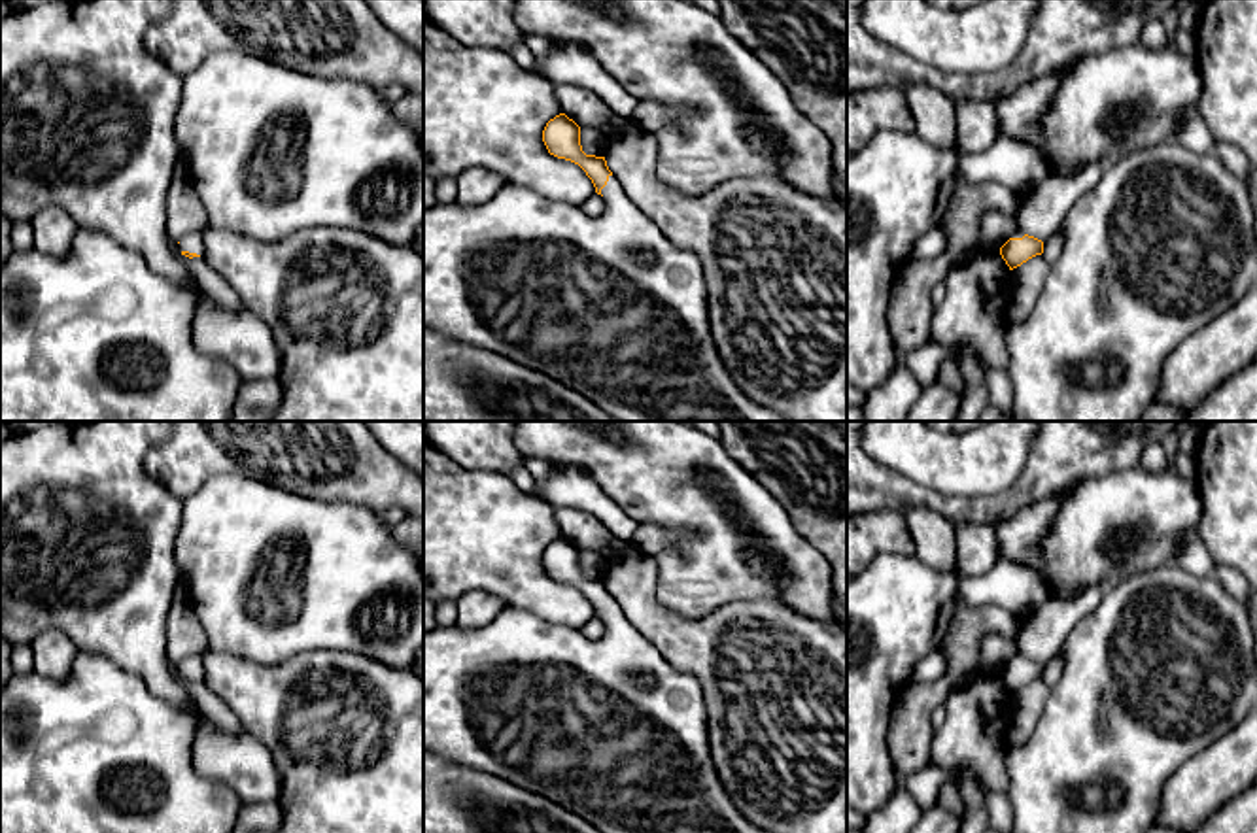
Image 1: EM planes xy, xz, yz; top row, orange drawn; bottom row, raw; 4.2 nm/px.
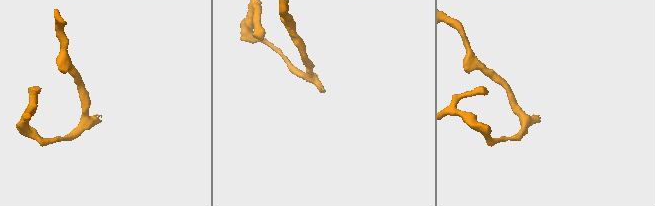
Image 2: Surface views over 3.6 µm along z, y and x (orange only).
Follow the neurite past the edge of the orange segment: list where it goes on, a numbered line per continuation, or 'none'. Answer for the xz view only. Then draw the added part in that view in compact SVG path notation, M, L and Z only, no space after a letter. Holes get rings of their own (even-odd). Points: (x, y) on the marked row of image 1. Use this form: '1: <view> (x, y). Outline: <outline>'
1: xz (607, 305). Outline: M616 176L601 189L605 210L588 215L580 206L552 200L524 185L505 183L501 191L478 206L457 200L423 208L423 325L459 342L490 349L518 365L546 374L575 389L618 421L790 421L779 412L752 402L722 365L709 331L705 278L696 253L673 244L663 230L624 193Z

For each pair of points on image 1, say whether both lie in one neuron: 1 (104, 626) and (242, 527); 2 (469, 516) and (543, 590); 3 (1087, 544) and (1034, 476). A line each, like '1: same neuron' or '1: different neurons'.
1: different neurons
2: same neuron
3: different neurons

